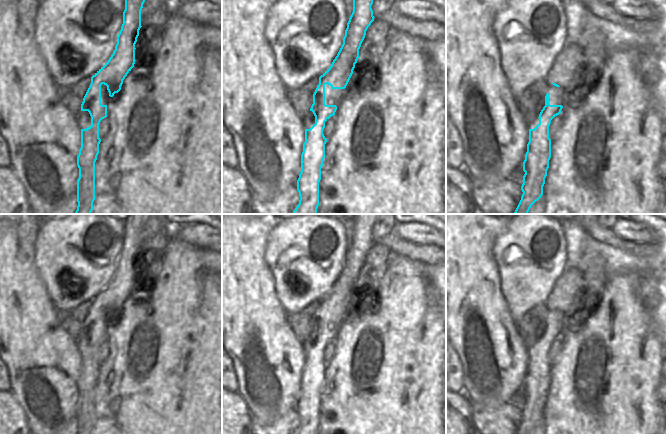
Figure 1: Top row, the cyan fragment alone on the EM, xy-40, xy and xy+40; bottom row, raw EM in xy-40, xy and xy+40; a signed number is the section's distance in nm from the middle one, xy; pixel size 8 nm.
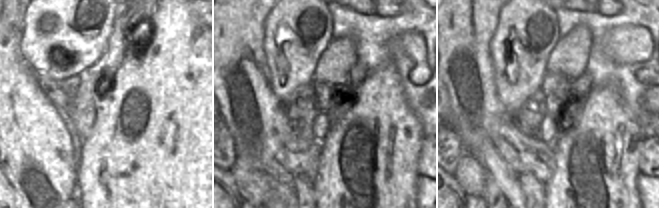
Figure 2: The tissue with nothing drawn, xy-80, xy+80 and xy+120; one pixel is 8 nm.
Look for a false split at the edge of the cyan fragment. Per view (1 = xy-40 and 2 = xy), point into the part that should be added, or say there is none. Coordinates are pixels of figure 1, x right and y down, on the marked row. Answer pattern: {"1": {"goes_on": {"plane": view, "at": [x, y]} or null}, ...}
{"1": {"goes_on": null}, "2": {"goes_on": null}}

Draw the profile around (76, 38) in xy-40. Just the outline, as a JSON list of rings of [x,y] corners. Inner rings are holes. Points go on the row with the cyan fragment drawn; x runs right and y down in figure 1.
[[[41,0],[35,16],[35,42],[56,85],[74,85],[107,63],[117,44],[124,10],[125,0]]]

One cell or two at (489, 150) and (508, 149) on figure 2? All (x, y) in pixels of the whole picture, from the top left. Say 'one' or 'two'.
two

